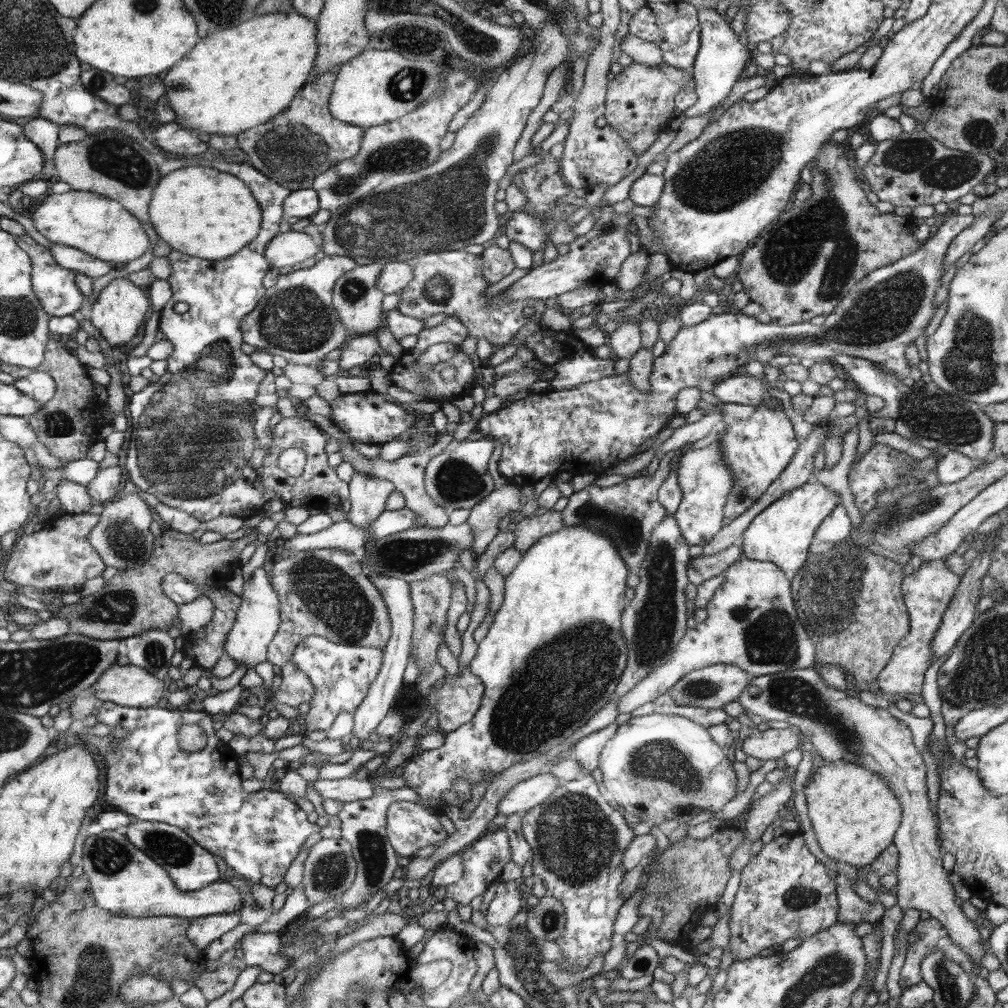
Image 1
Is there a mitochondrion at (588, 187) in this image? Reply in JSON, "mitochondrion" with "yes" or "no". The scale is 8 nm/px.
{"mitochondrion":"no"}

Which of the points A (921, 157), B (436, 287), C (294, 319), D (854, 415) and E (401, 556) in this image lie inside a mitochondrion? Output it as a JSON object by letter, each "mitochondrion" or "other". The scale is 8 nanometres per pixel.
{"A":"mitochondrion","B":"mitochondrion","C":"mitochondrion","D":"other","E":"mitochondrion"}

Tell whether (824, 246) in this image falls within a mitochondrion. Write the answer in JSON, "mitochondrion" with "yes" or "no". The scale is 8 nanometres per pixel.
{"mitochondrion":"yes"}

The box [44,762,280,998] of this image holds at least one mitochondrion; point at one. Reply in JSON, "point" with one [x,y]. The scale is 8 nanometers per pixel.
{"point":[174,850]}

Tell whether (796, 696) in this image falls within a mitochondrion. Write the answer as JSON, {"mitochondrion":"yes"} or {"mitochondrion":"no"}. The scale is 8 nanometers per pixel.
{"mitochondrion":"yes"}

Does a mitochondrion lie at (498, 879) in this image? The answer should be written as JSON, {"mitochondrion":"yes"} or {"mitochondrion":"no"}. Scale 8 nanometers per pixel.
{"mitochondrion":"no"}

